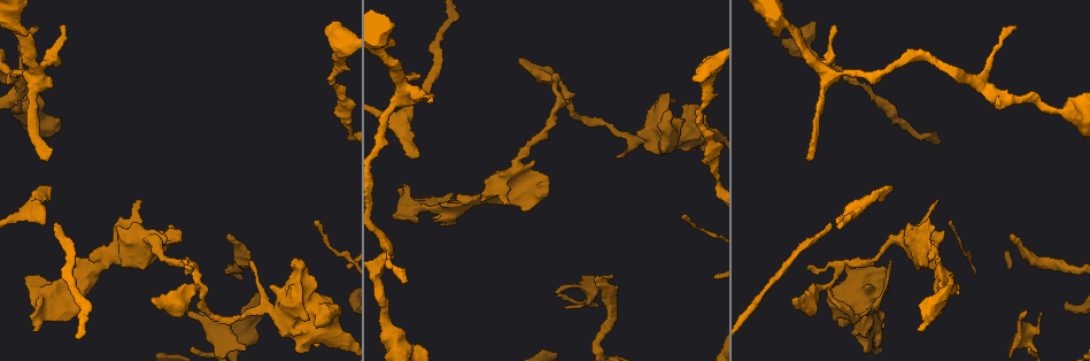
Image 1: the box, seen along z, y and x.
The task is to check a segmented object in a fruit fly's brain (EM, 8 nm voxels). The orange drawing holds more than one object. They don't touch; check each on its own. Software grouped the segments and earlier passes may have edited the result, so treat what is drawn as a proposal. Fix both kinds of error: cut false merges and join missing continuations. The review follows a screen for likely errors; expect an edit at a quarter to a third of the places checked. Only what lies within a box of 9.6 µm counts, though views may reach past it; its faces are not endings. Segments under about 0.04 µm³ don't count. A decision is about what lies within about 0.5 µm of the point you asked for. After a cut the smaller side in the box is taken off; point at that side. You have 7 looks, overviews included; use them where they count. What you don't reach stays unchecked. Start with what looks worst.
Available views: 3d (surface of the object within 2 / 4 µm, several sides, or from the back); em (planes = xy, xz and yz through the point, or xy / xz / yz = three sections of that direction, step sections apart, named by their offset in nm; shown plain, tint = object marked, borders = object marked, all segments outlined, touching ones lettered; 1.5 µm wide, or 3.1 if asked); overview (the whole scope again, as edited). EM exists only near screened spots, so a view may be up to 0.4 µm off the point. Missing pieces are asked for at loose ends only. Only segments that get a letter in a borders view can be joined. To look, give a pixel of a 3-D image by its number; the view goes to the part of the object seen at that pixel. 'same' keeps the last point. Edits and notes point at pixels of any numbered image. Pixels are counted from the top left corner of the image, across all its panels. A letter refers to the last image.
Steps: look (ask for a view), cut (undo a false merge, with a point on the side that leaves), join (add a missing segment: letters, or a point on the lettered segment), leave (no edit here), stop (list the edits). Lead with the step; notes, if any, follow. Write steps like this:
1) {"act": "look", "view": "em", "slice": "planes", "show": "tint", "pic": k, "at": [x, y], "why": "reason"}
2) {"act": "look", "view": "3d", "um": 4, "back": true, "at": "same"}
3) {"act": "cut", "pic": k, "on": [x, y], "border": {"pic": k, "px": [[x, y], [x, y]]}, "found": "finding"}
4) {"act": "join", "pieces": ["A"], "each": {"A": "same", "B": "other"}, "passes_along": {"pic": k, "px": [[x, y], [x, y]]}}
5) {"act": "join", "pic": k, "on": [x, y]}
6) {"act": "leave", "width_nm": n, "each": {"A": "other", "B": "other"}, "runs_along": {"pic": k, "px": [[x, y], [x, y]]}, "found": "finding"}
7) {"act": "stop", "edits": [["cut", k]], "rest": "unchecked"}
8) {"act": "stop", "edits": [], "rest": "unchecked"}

{"act": "look", "view": "em", "slice": "planes", "show": "plain", "pic": 1, "at": [892, 189], "why": "branch stops here"}

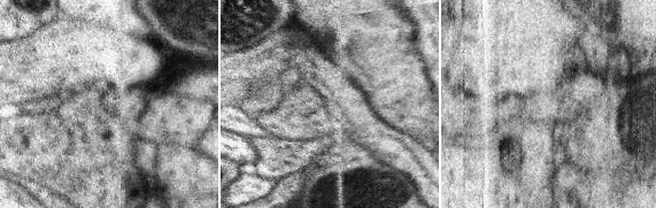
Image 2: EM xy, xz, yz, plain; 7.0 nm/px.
{"act": "look", "view": "em", "slice": "planes", "show": "tint", "at": "same", "why": "where the object lies"}

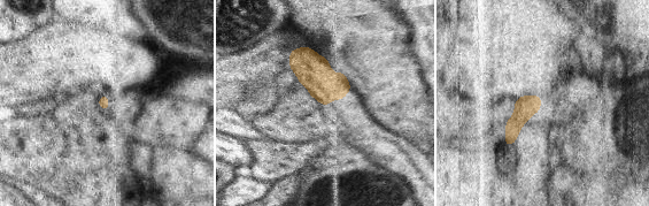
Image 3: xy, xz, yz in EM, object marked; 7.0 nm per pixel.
{"act": "look", "view": "em", "slice": "planes", "show": "borders", "at": "same", "why": "see the neighbours"}

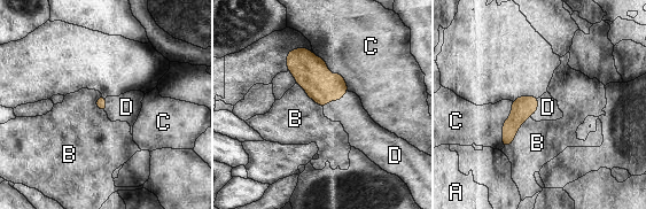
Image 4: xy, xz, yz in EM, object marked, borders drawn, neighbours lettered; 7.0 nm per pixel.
{"act": "join", "pieces": ["D"], "each": {"A": "other", "B": "other", "C": "other", "D": "same"}, "passes_along": {"pic": 4, "px": [[312, 74], [335, 100], [357, 123]]}, "found": "it goes on there"}

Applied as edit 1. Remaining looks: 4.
{"act": "look", "view": "overview", "why": "see it whole again"}

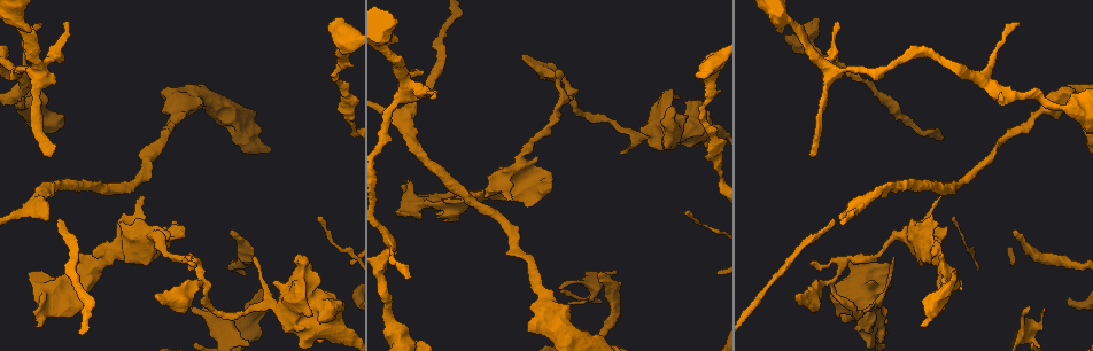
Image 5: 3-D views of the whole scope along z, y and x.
{"act": "look", "view": "3d", "um": 2, "pic": 5, "at": [599, 276], "why": "an open end"}

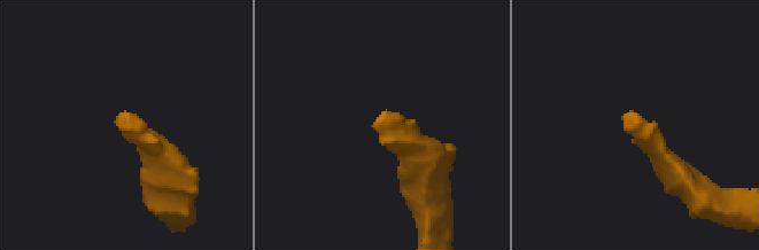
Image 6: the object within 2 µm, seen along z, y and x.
{"act": "look", "view": "em", "slice": "xy", "step": 4, "show": "borders", "pic": 6, "at": [120, 120]}

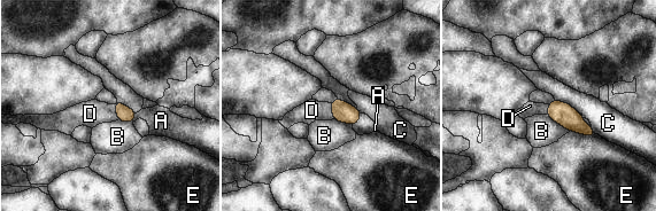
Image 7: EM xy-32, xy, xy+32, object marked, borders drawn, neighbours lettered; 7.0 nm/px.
{"act": "look", "view": "em", "slice": "planes", "show": "borders", "at": "same"}

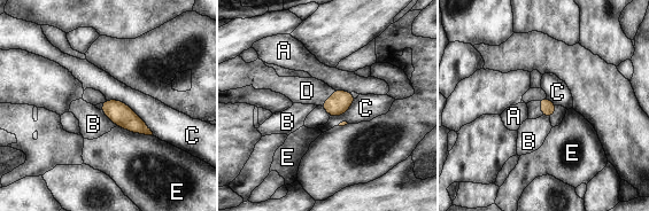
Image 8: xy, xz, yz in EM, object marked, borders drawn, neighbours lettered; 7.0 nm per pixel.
{"act": "join", "pieces": ["D"], "longest_contact_nm": ["C", 420], "each": {"A": "other", "B": "other", "C": "other", "D": "same", "E": "other"}, "found": "the neuron continues"}

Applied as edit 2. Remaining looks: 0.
{"act": "stop", "edits": [["join", 4], ["join", 8]], "rest": "unchecked"}

